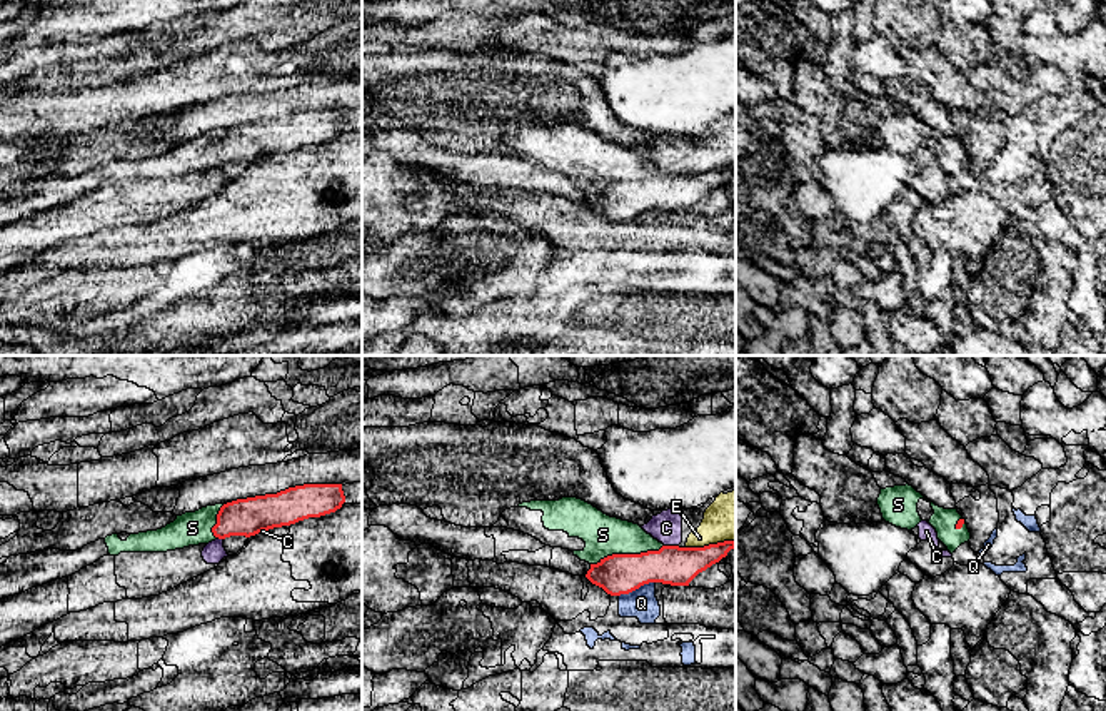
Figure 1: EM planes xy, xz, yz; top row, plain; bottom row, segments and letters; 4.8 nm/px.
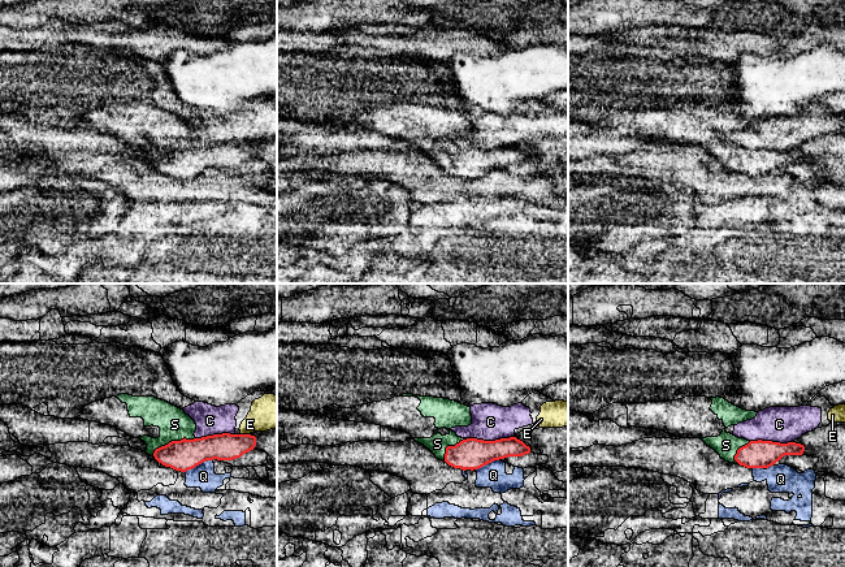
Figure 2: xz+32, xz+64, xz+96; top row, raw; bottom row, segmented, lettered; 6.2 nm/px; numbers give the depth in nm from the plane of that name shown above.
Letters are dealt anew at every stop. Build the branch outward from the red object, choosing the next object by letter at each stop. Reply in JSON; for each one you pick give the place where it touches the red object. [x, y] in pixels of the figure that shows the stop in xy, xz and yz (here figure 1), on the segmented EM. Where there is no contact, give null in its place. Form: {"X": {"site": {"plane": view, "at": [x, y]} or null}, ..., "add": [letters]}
{"S": {"site": {"plane": "xz", "at": [626, 554]}}, "add": ["S"]}

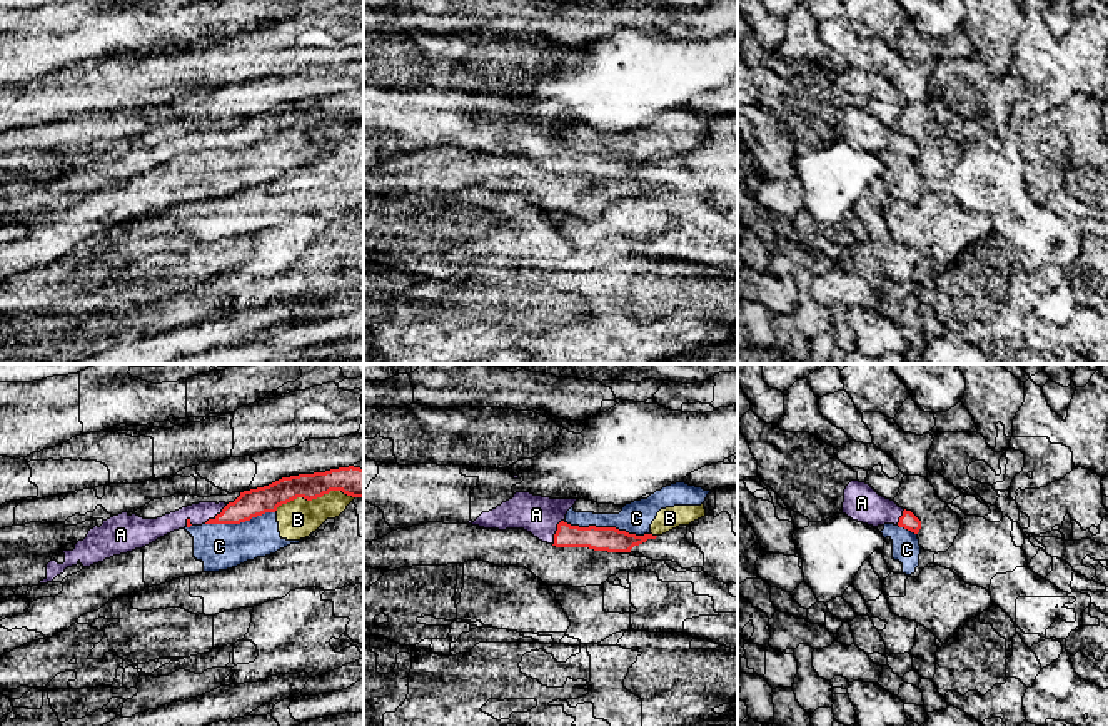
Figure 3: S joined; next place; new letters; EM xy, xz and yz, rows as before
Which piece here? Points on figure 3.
{"A": {"site": {"plane": "xy", "at": [217, 514]}}, "add": ["A"]}

